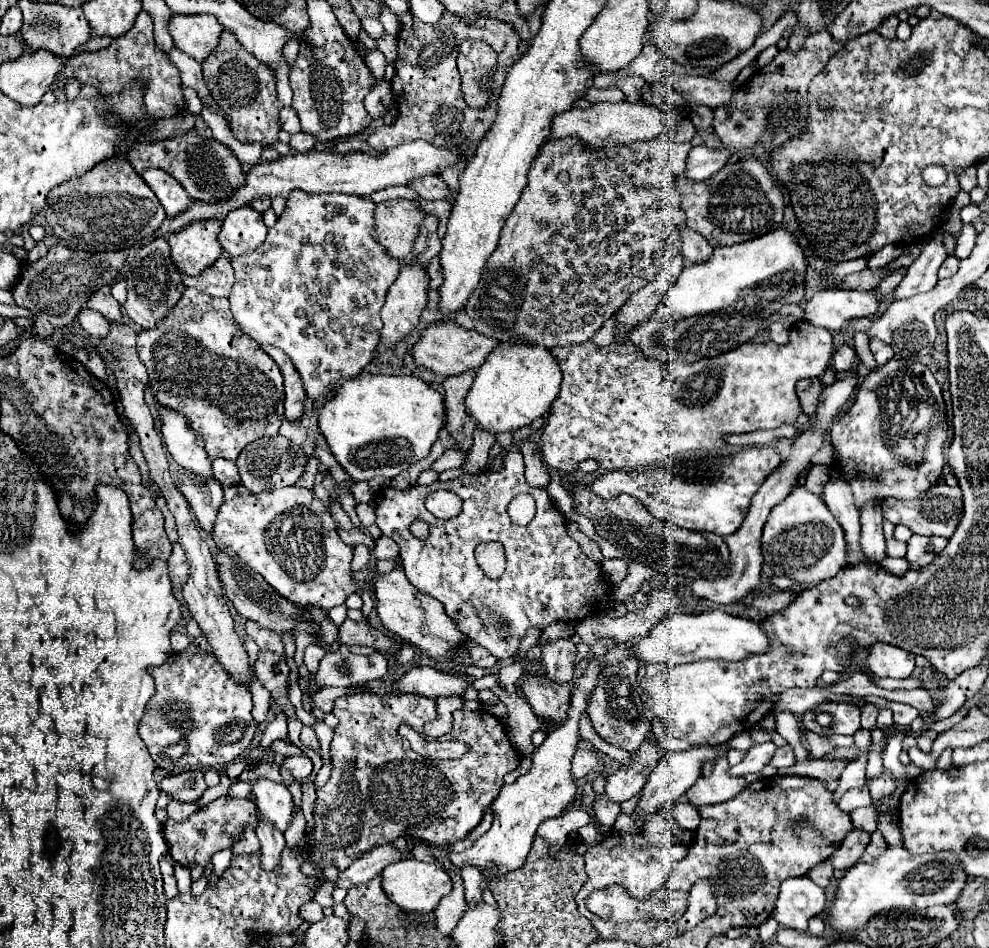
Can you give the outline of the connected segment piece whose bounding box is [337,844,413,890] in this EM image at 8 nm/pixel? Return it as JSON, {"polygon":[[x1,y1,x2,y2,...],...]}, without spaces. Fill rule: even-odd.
{"polygon":[[381,844,381,846,373,848,373,852,367,852,359,860,355,860,345,872,341,872,337,886,347,890,355,884,365,884,365,882,373,880,373,876,379,876,387,864,399,862,403,858,413,858,413,852,397,852,397,848,393,848,393,844]]}

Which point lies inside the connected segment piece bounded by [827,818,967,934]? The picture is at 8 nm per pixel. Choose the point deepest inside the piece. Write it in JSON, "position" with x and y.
{"position":[895,879]}

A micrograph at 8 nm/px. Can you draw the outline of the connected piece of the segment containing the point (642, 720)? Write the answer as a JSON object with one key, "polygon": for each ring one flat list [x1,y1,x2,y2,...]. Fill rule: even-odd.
{"polygon":[[627,658,613,666,603,666,603,674,599,676,597,686,593,688,593,694,589,694,587,700,587,714,595,732,605,742,627,752,639,750,639,746,651,734,651,722,649,722,651,718,647,716,645,704,639,694,637,670,639,670,639,662,635,658]]}

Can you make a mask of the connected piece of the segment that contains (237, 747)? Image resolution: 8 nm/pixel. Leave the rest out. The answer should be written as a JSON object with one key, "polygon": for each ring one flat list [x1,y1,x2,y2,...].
{"polygon":[[189,644,187,650,171,654,163,666,149,672,157,692,139,720,139,736,159,770,177,774,191,768,215,768,231,764,249,748,255,734,251,692,225,676,211,652]]}

